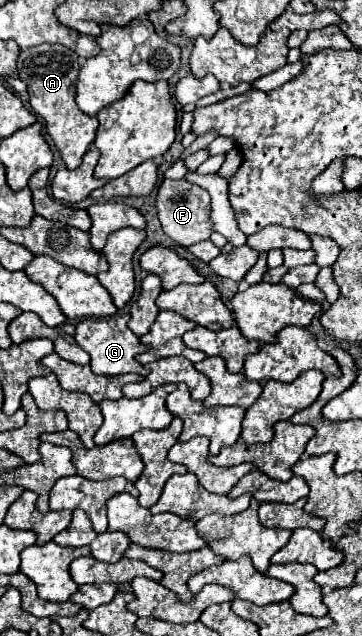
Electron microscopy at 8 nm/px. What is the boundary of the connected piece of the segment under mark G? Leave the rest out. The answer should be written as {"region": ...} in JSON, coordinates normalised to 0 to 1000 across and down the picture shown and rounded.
{"region":[[[356,494],[340,497],[307,497],[301,503],[268,503],[268,500],[240,500],[224,503],[213,509],[213,522],[207,522],[207,535],[213,541],[251,560],[251,582],[262,588],[279,591],[329,591],[329,588],[351,588],[351,585],[378,585],[390,591],[406,591],[406,579],[395,579],[373,560],[390,557],[395,550],[406,550],[406,544],[395,544],[384,538],[384,528],[373,528],[356,516]]]}

